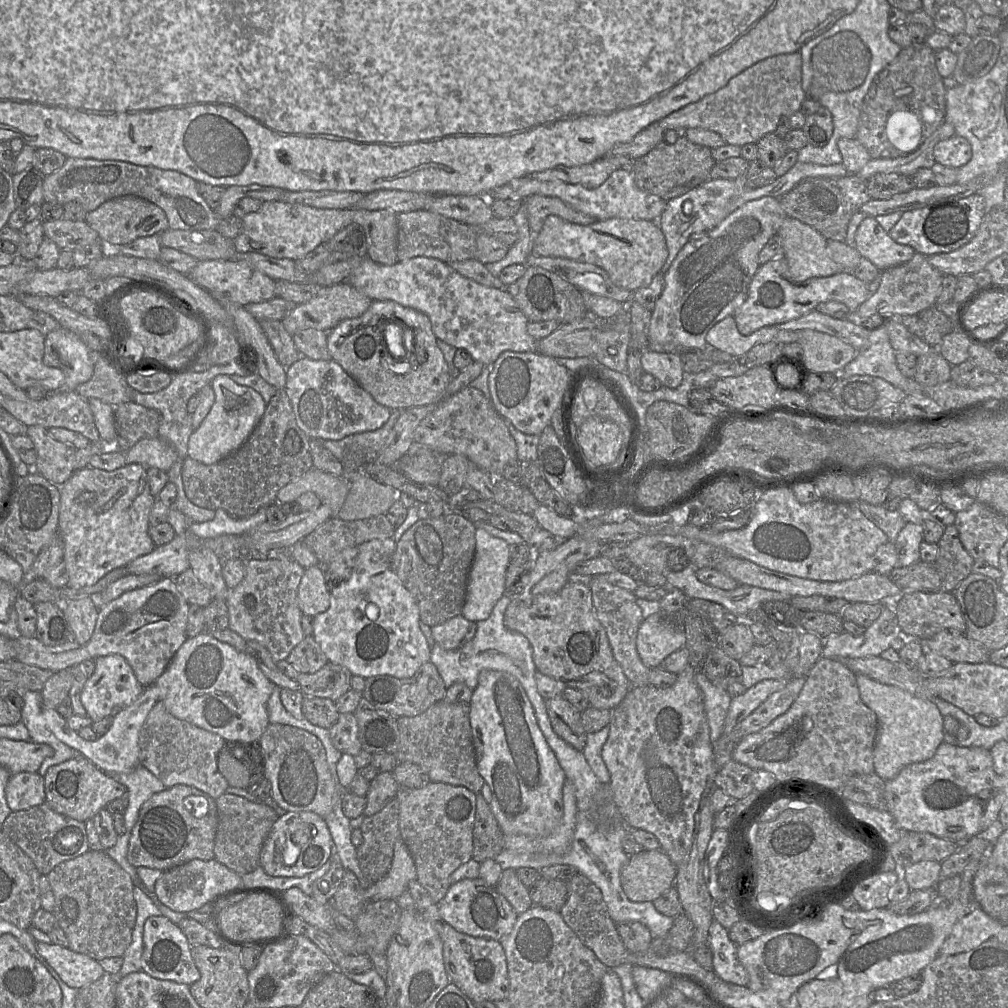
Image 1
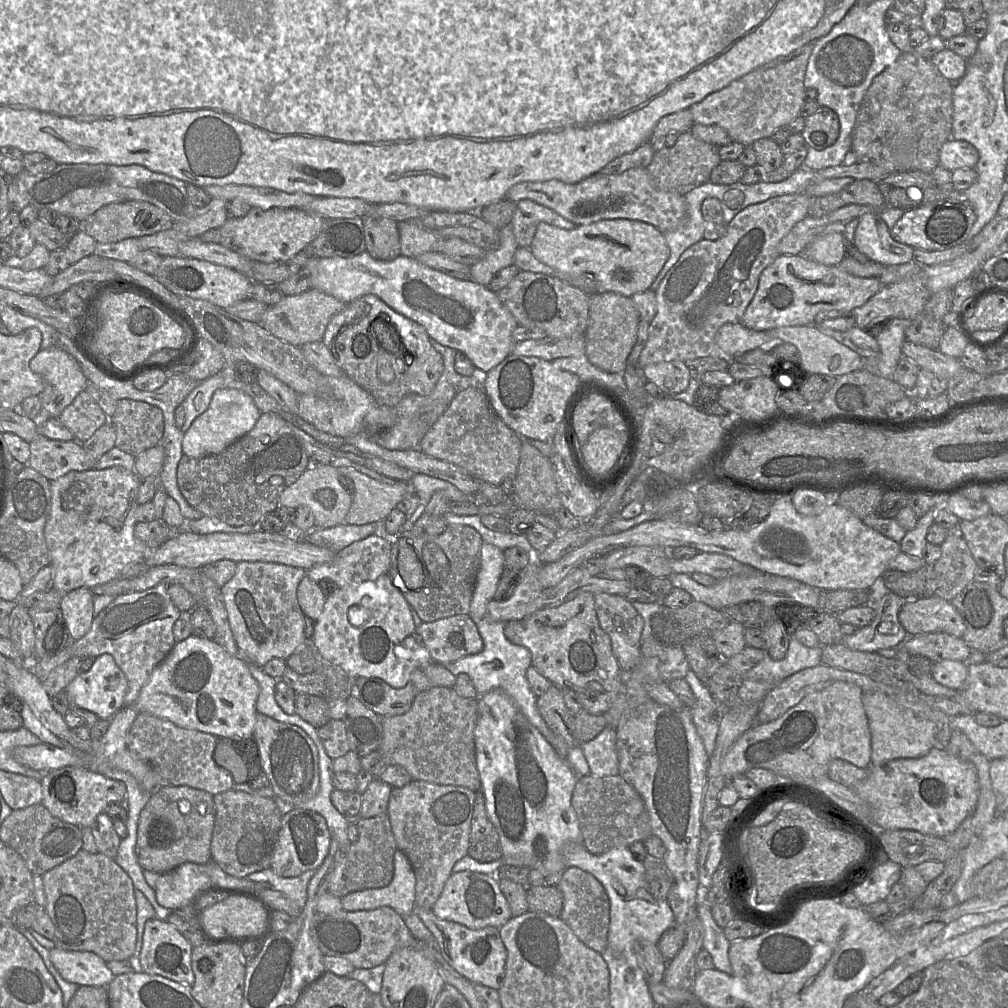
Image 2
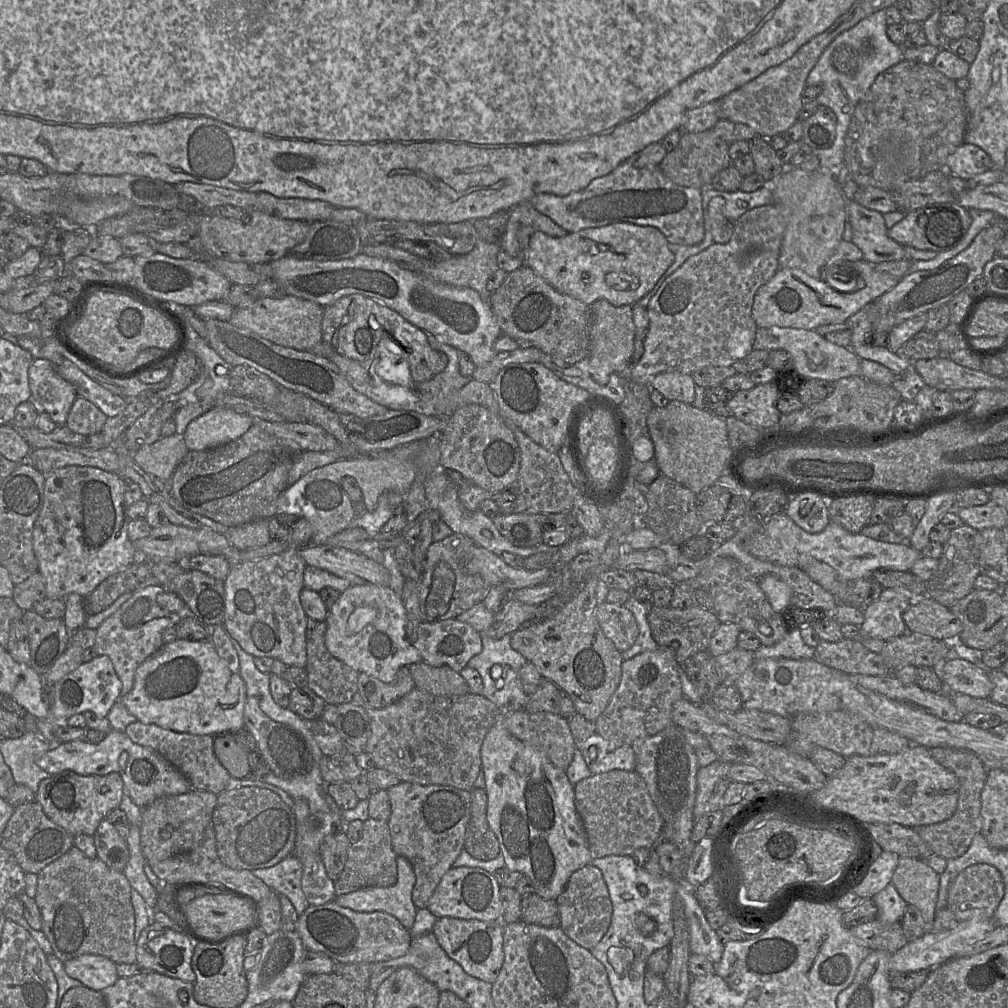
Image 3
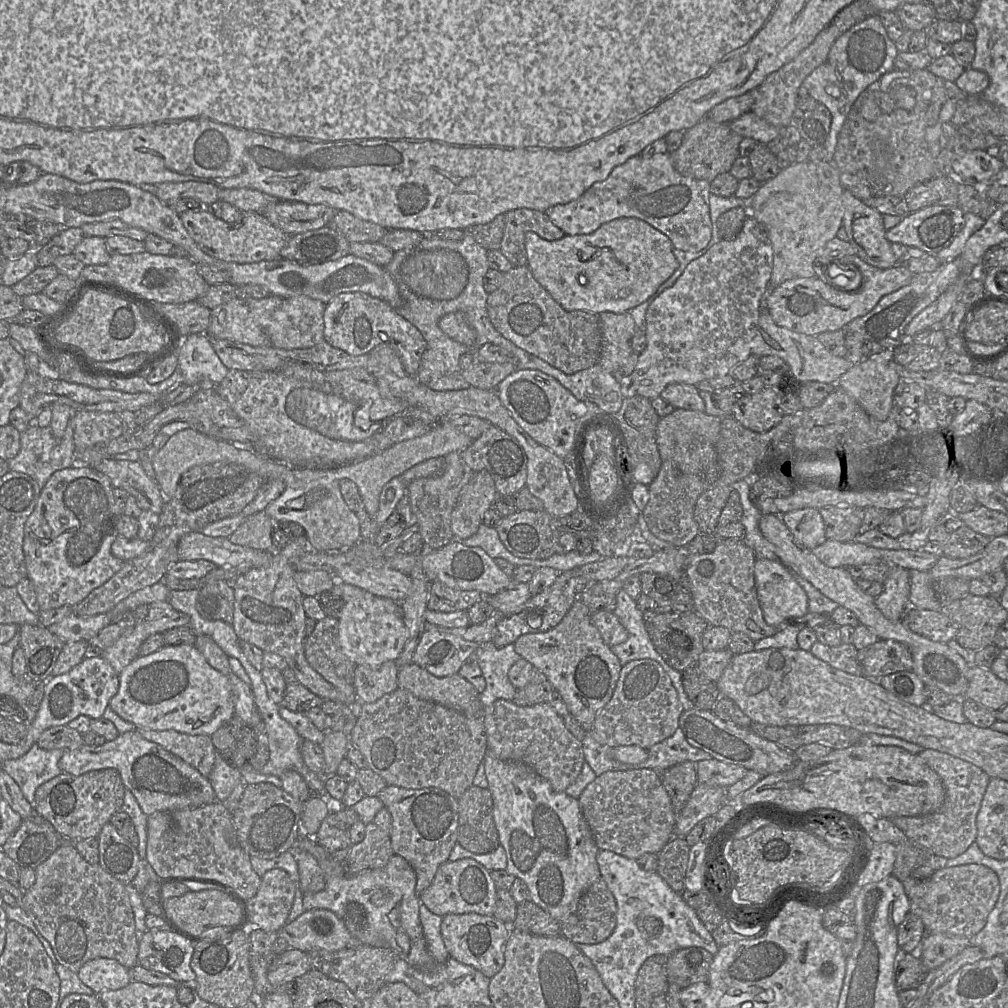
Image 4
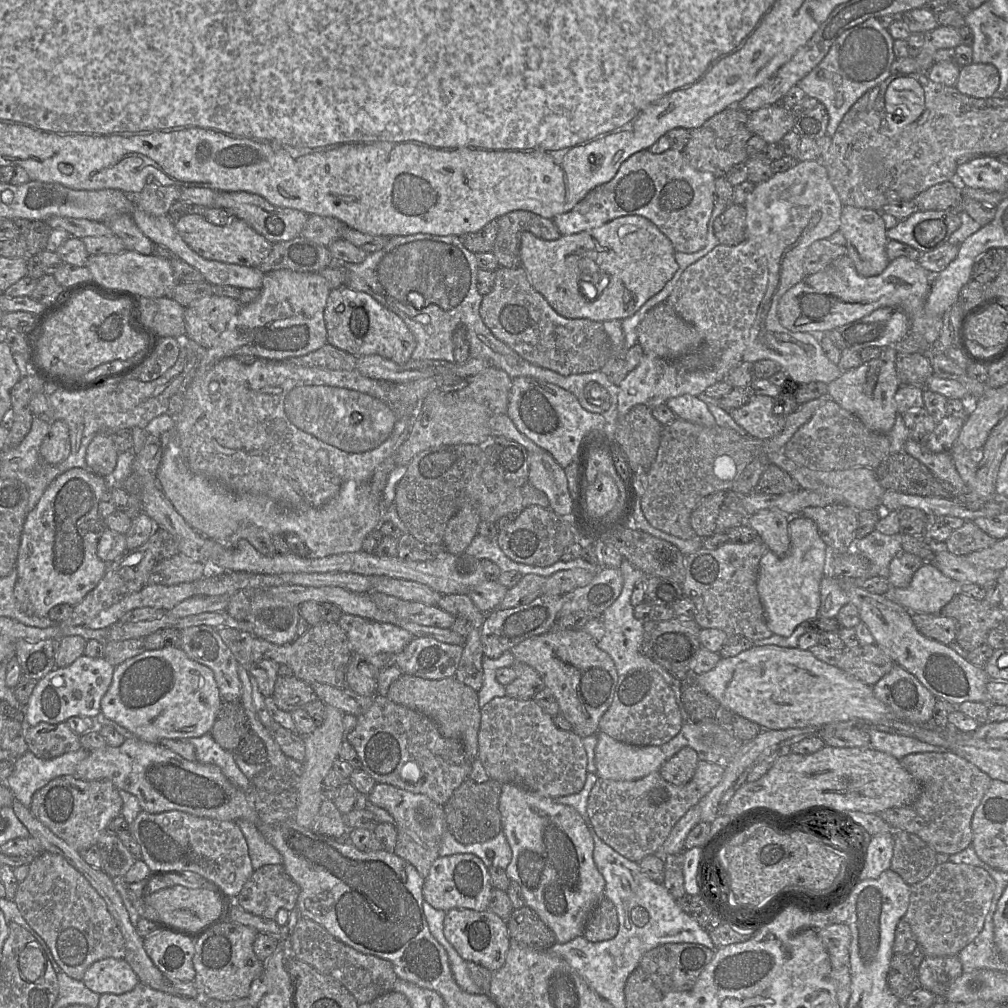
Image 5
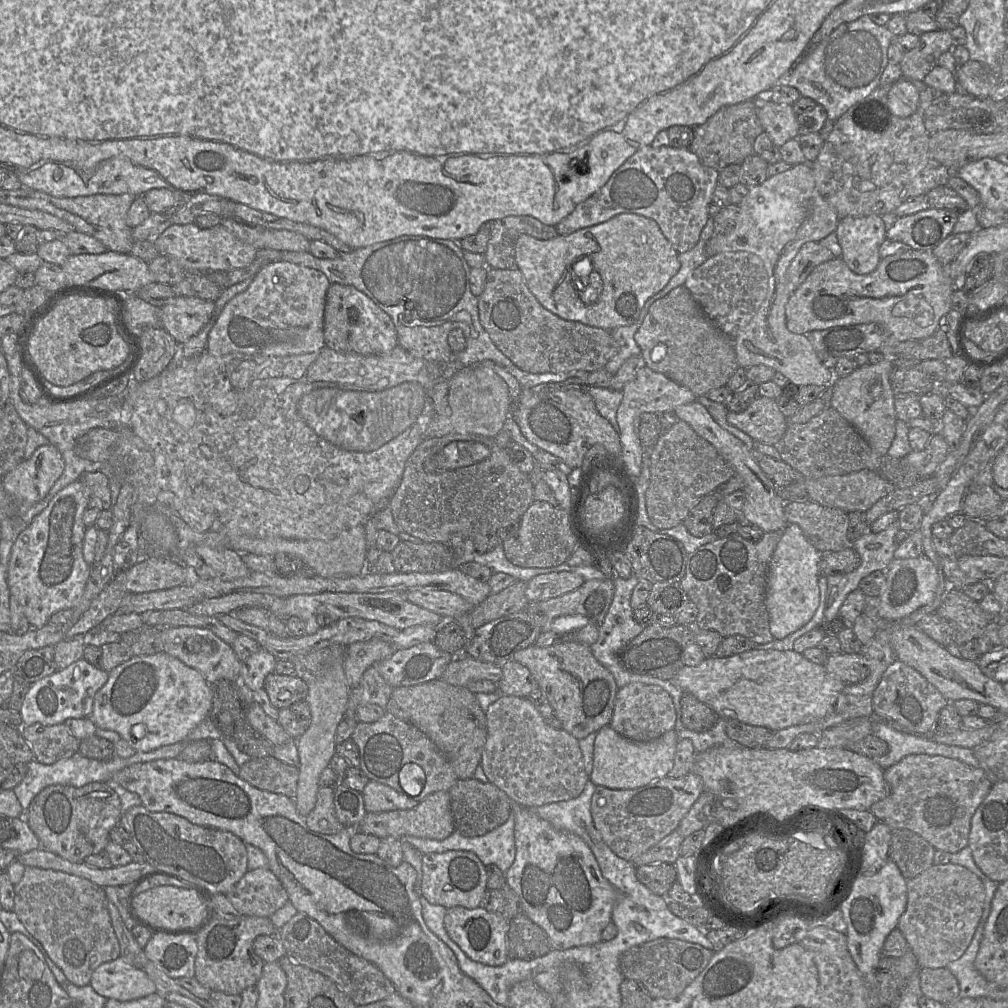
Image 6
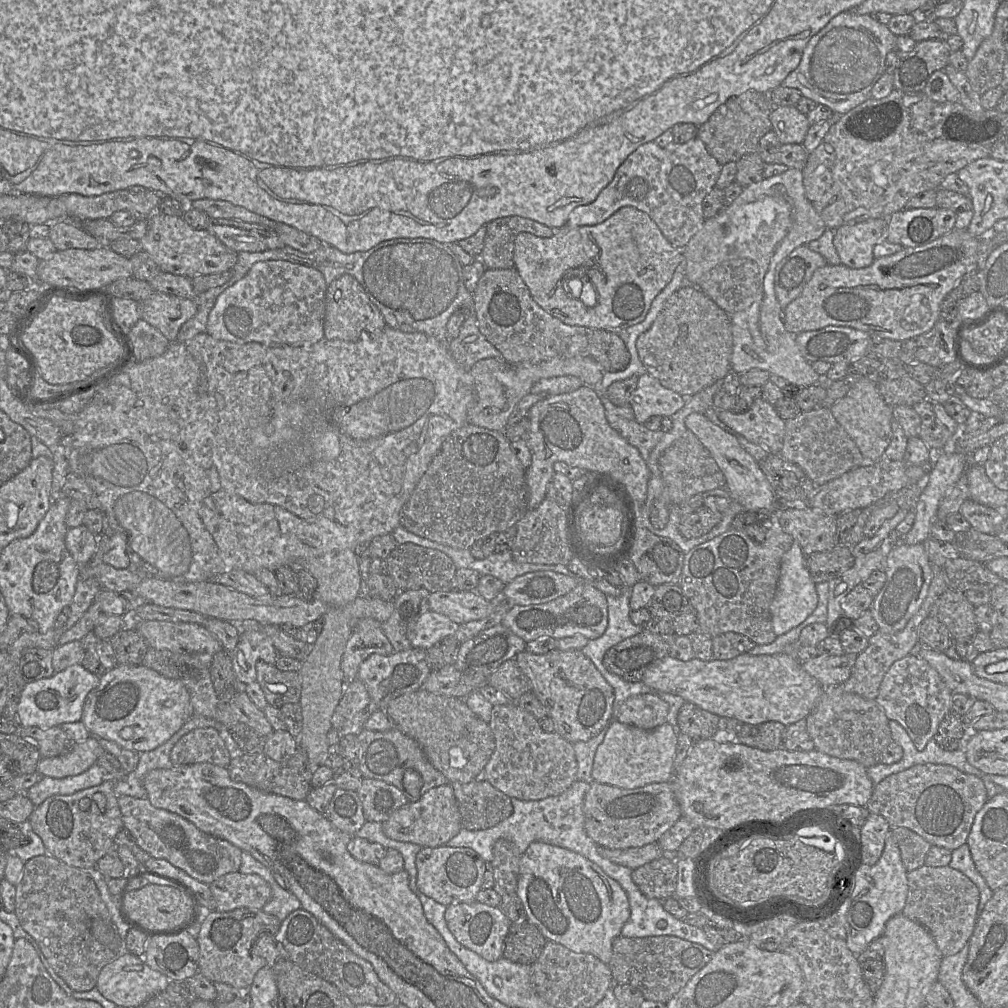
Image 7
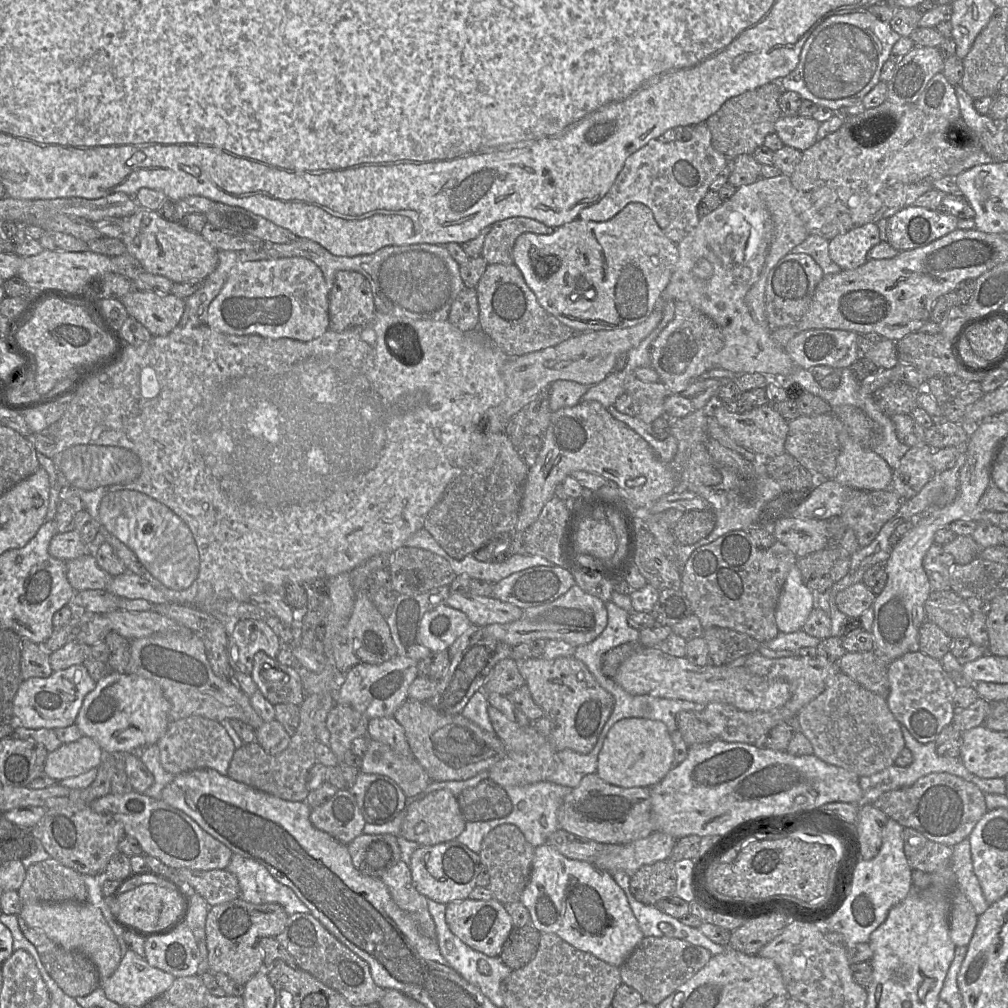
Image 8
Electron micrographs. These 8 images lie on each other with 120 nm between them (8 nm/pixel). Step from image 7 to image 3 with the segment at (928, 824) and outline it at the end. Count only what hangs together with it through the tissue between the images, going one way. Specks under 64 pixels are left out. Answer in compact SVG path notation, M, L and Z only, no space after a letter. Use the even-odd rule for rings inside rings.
M949 747L930 749L932 757L943 767L952 771L959 781L959 797L954 814L947 820L919 826L915 831L928 844L933 854L948 860L962 856L969 848L973 837L982 830L981 793L985 785L988 769L972 752Z

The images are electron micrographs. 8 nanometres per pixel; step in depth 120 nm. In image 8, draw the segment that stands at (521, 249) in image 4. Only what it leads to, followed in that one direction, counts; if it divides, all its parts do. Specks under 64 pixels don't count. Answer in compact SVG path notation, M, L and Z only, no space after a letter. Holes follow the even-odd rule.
M511 217L490 226L481 256L488 264L514 264L513 247L522 233L551 235L554 228L527 217Z

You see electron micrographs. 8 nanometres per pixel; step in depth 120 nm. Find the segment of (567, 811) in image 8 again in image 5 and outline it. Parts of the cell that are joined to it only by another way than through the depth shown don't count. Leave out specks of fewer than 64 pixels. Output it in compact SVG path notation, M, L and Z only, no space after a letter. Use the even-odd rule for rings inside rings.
M698 761L692 779L683 785L673 785L664 780L659 772L652 772L636 780L598 778L587 802L587 815L591 830L620 855L639 863L644 857L656 854L678 820L707 795L722 779L724 763Z

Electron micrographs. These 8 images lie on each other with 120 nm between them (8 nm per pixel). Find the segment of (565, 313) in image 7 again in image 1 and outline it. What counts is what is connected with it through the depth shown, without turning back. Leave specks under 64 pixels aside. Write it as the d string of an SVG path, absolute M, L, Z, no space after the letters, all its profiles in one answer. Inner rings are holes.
M556 215L545 219L531 253L599 266L609 274L615 285L633 292L650 285L668 257L666 240L657 222L611 218L579 225Z

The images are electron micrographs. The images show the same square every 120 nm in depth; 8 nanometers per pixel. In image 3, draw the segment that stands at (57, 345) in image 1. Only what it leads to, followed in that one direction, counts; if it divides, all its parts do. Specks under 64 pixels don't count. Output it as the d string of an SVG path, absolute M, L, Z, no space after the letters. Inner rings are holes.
M34 359L28 369L28 384L32 400L58 426L66 423L76 399L75 387L63 379L55 365L47 359Z

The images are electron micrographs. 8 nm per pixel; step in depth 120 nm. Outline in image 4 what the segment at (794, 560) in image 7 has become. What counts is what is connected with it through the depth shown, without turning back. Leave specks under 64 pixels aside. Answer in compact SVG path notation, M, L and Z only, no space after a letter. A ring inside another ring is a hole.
M819 509L794 510L783 514L781 518L796 542L808 550L816 548L827 540L824 521ZM757 559L754 567L754 578L763 617L768 625L781 628L790 620L802 617L809 612L806 592L797 583L792 572L779 560Z

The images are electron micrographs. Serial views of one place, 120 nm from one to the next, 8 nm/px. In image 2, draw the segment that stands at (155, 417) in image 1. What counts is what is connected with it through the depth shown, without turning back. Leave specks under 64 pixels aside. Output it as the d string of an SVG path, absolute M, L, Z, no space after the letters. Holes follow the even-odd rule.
M121 399L117 401L114 414L108 418L115 431L115 446L137 457L147 449L159 444L164 434L164 416L162 410L143 401Z

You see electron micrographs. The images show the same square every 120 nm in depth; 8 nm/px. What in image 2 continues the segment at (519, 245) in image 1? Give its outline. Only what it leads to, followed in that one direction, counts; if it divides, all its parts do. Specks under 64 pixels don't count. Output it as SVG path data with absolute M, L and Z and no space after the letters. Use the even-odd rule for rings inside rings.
M511 223L499 230L500 242L496 249L486 251L483 258L470 266L471 280L488 286L494 275L502 268L513 264L519 245Z

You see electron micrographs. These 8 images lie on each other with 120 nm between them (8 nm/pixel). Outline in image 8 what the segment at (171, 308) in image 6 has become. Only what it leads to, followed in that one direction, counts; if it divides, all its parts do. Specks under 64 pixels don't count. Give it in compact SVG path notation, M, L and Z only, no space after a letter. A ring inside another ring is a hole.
M132 290L120 298L129 316L144 325L153 336L169 334L180 322L185 300L171 293Z

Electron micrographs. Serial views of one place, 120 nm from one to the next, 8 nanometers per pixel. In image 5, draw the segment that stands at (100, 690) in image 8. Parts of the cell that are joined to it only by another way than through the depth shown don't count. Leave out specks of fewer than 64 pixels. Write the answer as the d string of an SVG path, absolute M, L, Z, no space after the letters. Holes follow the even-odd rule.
M180 647L146 650L115 667L112 682L101 699L101 713L128 729L134 737L159 743L164 739L197 738L211 732L222 703L213 671L192 659Z

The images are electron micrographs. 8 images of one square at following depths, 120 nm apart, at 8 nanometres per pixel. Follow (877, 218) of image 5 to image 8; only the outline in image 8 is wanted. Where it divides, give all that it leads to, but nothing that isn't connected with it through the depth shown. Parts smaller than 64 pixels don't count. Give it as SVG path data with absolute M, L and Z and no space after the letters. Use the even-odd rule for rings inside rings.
M867 223L830 240L829 254L842 270L852 270L865 264L868 251L880 242L877 223Z

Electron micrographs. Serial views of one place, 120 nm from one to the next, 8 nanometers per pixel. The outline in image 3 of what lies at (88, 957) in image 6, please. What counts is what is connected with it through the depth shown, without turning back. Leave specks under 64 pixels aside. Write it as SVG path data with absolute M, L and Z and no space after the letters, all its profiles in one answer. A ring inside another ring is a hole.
M74 845L37 875L34 900L42 916L41 930L60 961L92 954L105 956L115 964L136 962L132 887L123 872L111 869L98 857L87 857Z

